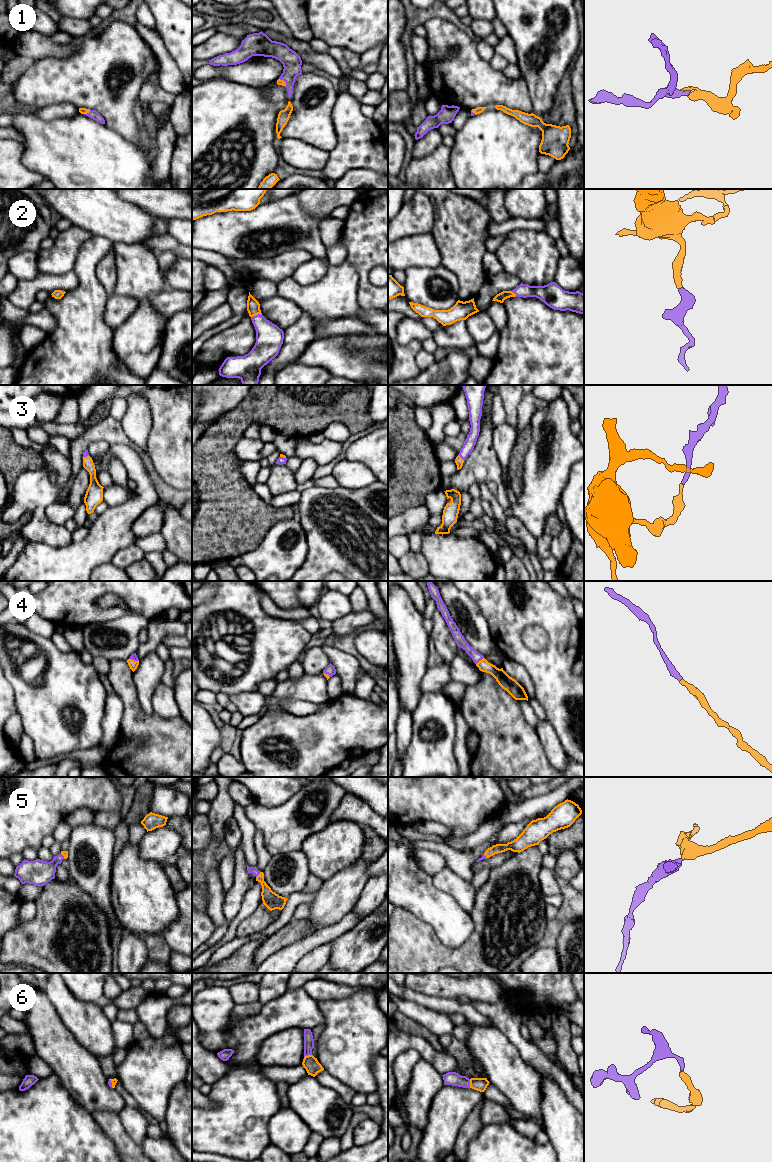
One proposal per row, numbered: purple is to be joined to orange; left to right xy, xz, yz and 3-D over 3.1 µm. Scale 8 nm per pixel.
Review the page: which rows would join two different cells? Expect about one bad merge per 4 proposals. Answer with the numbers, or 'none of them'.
none of them

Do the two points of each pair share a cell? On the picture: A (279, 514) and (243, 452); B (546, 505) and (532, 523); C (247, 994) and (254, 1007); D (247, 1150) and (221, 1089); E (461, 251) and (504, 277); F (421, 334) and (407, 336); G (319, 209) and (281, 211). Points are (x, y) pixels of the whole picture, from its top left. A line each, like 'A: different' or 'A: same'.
A: different
B: same
C: different
D: same
E: different
F: same
G: different

